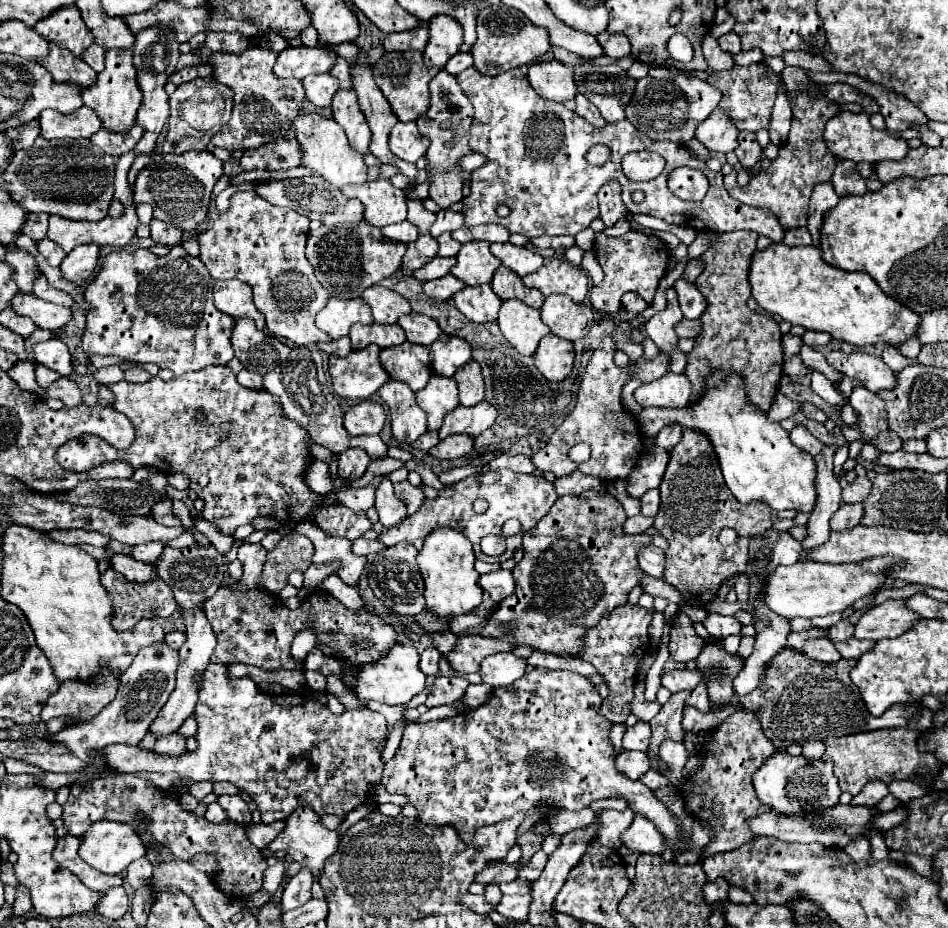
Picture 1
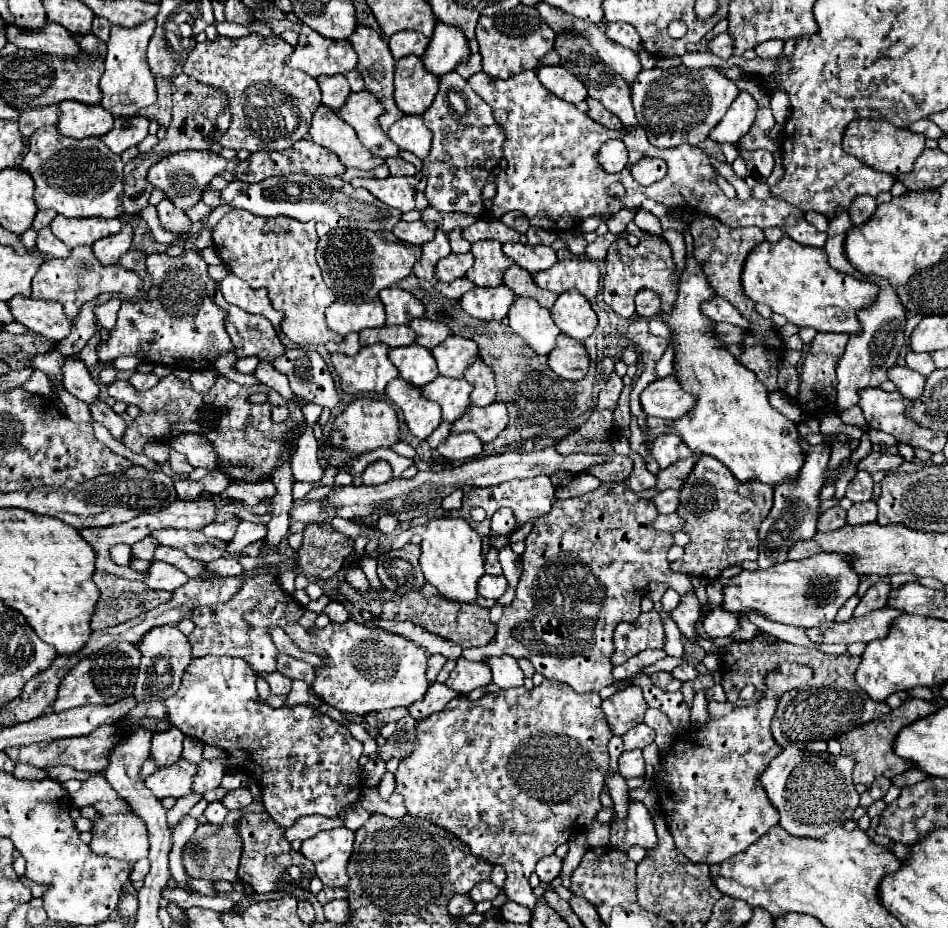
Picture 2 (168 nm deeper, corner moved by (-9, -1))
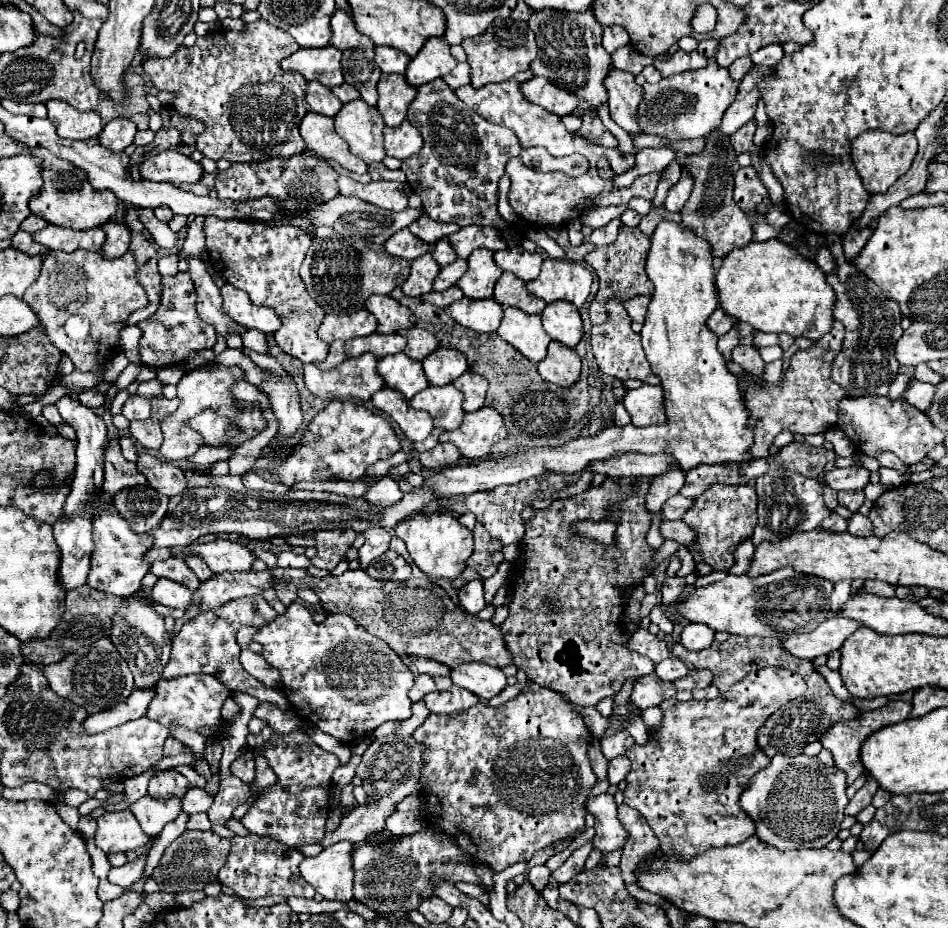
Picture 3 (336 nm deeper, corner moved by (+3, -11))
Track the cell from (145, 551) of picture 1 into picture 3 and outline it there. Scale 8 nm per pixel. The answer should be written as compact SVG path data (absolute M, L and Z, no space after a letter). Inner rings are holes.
M170 557L166 561L154 561L150 567L150 573L154 573L156 577L166 577L176 583L182 583L190 591L196 591L200 587L200 581L194 575L194 571L182 559L176 559L176 557Z

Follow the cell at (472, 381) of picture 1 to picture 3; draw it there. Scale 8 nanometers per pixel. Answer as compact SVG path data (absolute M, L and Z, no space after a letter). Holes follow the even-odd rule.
M472 371L462 373L458 379L454 379L452 383L456 389L460 389L464 393L464 411L472 413L480 407L484 407L484 397L486 397L486 389L488 389L488 381Z

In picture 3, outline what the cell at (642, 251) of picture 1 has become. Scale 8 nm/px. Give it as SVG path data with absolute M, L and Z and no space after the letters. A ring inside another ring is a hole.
M622 225L616 243L596 247L592 253L586 255L586 263L596 271L598 279L600 279L600 289L590 303L590 319L594 325L606 321L608 299L626 301L626 299L632 299L636 295L652 295L652 283L648 283L648 275L644 271L648 247L650 247L650 239L644 237L638 227Z

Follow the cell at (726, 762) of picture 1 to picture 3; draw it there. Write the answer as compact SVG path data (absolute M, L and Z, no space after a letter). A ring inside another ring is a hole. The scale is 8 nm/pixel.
M766 667L746 675L738 681L732 691L718 695L716 699L704 701L686 701L676 703L664 713L662 727L650 733L648 743L634 745L626 757L632 763L630 773L626 775L626 799L624 803L642 813L660 839L660 847L668 857L676 859L692 859L704 851L728 845L740 845L744 839L756 833L752 819L748 819L746 811L740 807L740 795L748 781L764 767L768 767L770 757L764 755L756 743L756 731L764 725L764 721L782 705L792 699L802 697L806 691L804 679L788 669Z

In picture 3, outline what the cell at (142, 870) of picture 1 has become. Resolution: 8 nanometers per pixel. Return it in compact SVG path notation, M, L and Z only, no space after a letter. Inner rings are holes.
M142 851L140 855L136 855L136 859L128 861L120 869L110 869L108 881L116 883L120 887L130 887L134 881L140 879L140 875L144 873L144 867L146 867L146 851Z

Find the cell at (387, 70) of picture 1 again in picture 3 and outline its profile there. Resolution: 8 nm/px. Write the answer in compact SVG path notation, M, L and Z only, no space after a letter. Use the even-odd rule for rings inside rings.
M382 73L378 81L378 113L384 117L386 125L400 125L406 115L412 99L416 99L416 89L406 83L404 75Z

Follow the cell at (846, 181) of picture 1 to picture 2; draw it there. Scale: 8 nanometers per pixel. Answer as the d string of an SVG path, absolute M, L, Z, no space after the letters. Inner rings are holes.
M856 197L856 201L852 201L852 205L850 205L850 217L856 227L864 225L872 217L874 211L876 211L874 197Z

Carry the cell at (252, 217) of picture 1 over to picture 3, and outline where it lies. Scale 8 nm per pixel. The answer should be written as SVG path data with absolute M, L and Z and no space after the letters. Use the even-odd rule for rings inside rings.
M206 217L204 233L208 255L218 275L226 283L246 291L254 305L270 307L282 319L282 327L274 333L276 345L304 363L322 361L328 355L328 343L318 339L316 331L324 317L324 309L308 295L298 275L312 237L298 227L264 227L262 223L224 221L216 217Z

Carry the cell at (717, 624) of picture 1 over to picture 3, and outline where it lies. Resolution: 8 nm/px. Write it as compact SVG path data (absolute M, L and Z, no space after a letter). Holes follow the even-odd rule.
M688 623L684 627L684 637L680 637L680 641L684 639L684 647L692 649L692 651L702 651L708 649L714 641L714 631L710 627L698 625L698 623Z

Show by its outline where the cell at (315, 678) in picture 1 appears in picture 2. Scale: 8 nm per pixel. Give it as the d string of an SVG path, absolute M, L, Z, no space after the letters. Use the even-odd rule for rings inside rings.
M278 655L276 657L276 671L280 671L282 675L290 677L290 679L302 679L306 681L308 685L312 685L312 677L314 677L314 667L300 661L300 659L294 659L294 657L288 657L288 655Z

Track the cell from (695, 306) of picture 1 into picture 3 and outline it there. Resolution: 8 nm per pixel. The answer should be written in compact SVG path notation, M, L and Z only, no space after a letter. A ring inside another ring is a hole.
M716 309L716 311L708 317L708 329L714 331L718 337L724 335L724 333L728 333L728 331L732 329L732 323L734 323L734 319L732 319L730 315L726 315L722 309Z

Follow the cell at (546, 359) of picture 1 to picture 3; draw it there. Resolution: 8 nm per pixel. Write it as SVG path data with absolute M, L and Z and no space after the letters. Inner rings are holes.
M550 341L548 355L538 365L538 373L542 379L558 387L570 387L572 383L576 383L580 375L580 357L576 355L574 349L558 341Z

